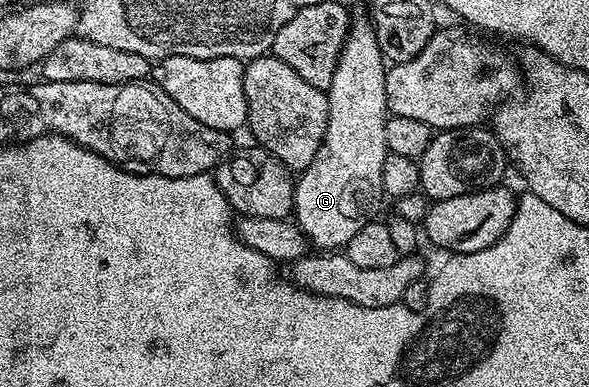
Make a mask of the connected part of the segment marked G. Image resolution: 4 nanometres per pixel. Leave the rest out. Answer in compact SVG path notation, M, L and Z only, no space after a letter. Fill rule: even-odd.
M368 16L354 20L348 26L345 41L341 44L341 54L335 67L335 75L331 79L331 87L327 90L329 114L327 115L327 131L323 135L323 143L319 151L315 151L315 159L306 169L300 170L293 191L293 213L297 226L305 232L310 246L318 245L321 251L340 250L365 224L374 220L377 208L383 202L381 180L383 179L383 159L386 155L385 123L391 114L387 103L387 87L385 75L387 62L381 54L379 39L373 30L373 23Z

